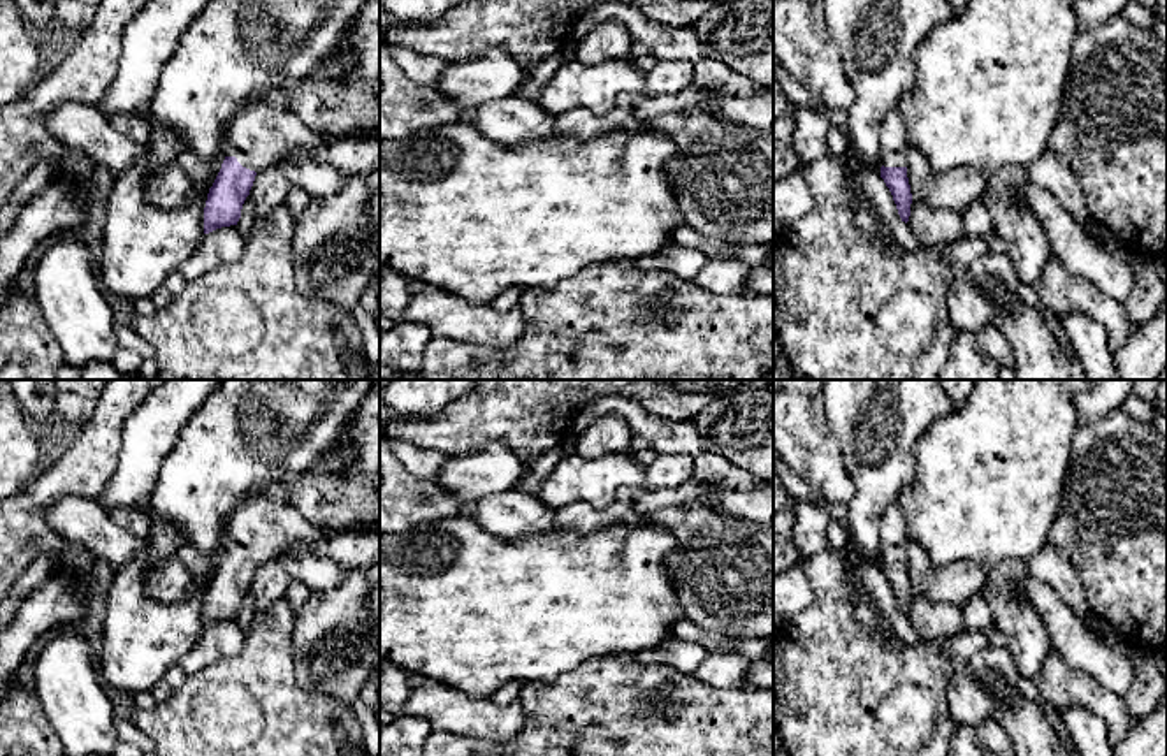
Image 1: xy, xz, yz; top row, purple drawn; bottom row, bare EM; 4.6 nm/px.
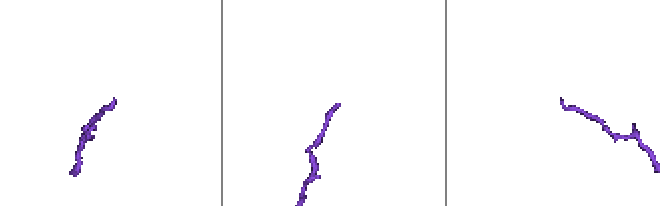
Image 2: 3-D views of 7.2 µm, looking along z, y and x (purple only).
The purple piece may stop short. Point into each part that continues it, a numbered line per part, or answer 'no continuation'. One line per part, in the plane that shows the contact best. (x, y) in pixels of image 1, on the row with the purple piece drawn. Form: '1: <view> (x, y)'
1: xy (260, 134)

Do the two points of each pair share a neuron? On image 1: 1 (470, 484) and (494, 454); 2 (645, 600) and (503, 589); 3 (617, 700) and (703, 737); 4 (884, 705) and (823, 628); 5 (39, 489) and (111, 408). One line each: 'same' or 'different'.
1: same
2: same
3: same
4: same
5: same

